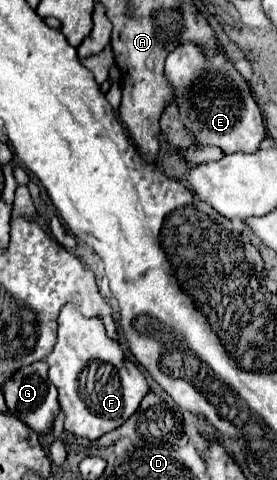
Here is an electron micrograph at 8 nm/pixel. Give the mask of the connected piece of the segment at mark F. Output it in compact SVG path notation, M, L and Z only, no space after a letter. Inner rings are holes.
M69 302L61 308L57 324L57 344L45 362L49 364L49 380L59 390L59 404L65 412L65 430L89 440L97 440L125 424L135 414L141 400L149 394L149 384L139 368L135 368L135 376L123 368L125 354L121 346L107 336L99 318L85 318L75 302ZM89 366L91 386L79 382L79 376Z

